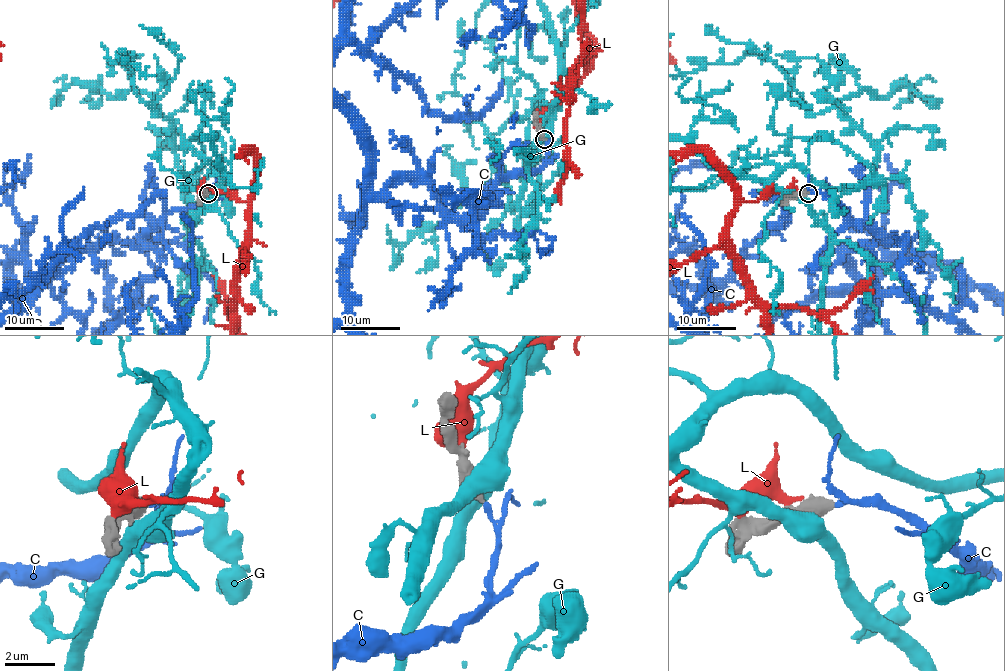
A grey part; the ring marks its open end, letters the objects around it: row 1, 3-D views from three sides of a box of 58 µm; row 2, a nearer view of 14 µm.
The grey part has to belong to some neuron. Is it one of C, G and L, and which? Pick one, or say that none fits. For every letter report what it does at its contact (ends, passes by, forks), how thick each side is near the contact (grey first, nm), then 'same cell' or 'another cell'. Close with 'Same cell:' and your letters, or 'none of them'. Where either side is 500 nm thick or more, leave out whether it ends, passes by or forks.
C: 550 nm thick on the grey side, 190 nm on the other; same cell
G: 750 nm thick on the grey side, 600 nm on the other; another cell
L: it ends there; 440 nm thick on the grey side, 400 nm on the other; another cell
Same cell: C

